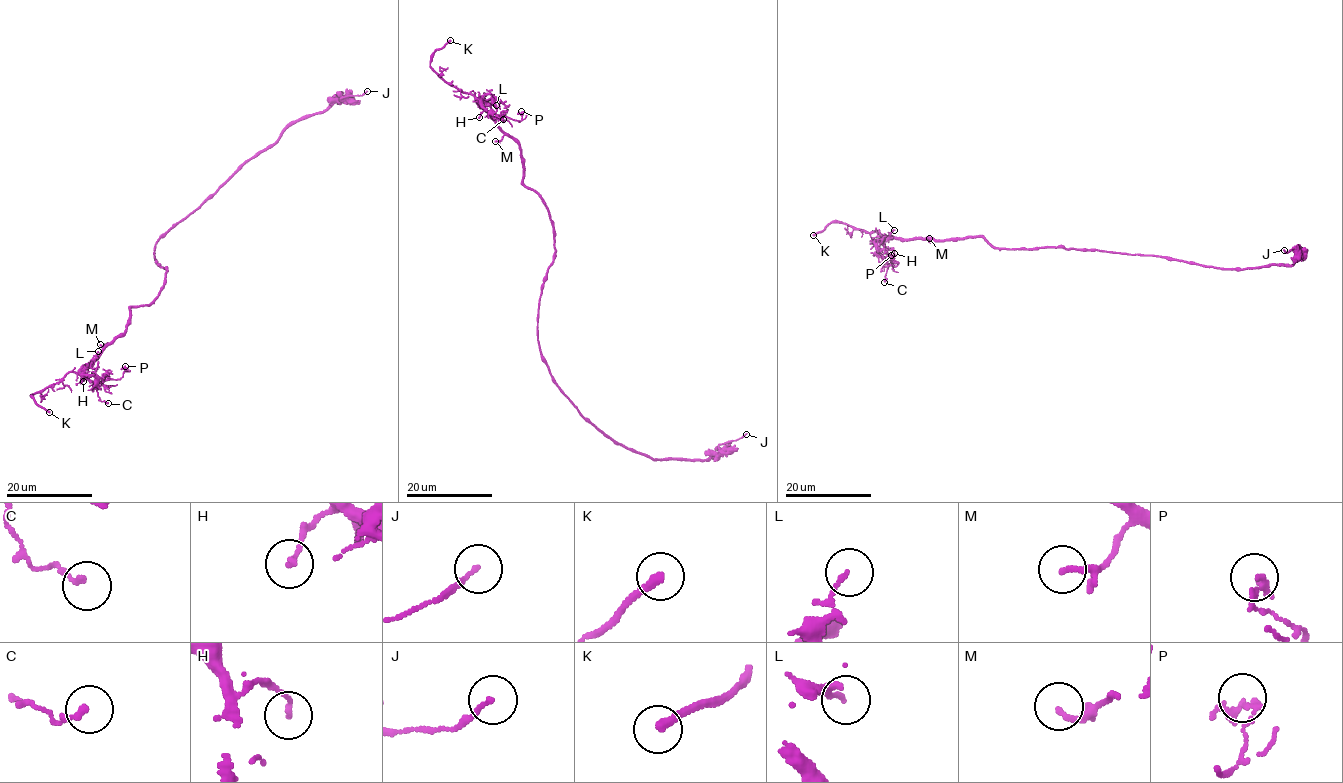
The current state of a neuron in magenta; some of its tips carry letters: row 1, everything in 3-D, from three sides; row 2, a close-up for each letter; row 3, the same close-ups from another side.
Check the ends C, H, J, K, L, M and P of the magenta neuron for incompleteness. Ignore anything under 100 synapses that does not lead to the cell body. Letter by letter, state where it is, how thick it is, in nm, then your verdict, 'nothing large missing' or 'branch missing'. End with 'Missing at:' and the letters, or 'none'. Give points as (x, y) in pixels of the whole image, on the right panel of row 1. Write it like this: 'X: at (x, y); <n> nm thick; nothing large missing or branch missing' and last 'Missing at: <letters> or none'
C: at (884, 282); 170 nm thick; nothing large missing
H: at (894, 253); 110 nm thick; nothing large missing
J: at (1284, 250); 140 nm thick; nothing large missing
K: at (813, 235); 240 nm thick; branch missing
L: at (894, 230); 90 nm thick; nothing large missing
M: at (929, 238); 170 nm thick; nothing large missing
P: at (891, 255); 130 nm thick; nothing large missing
Missing at: K

